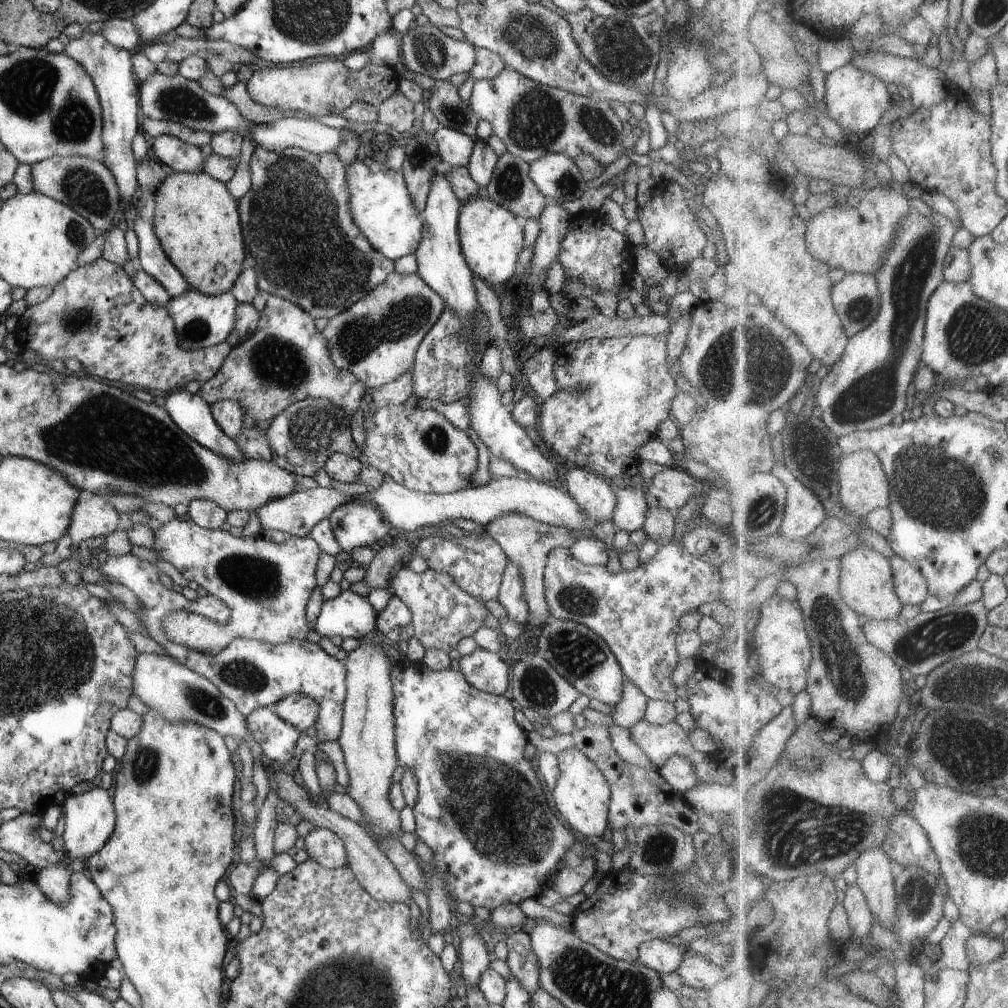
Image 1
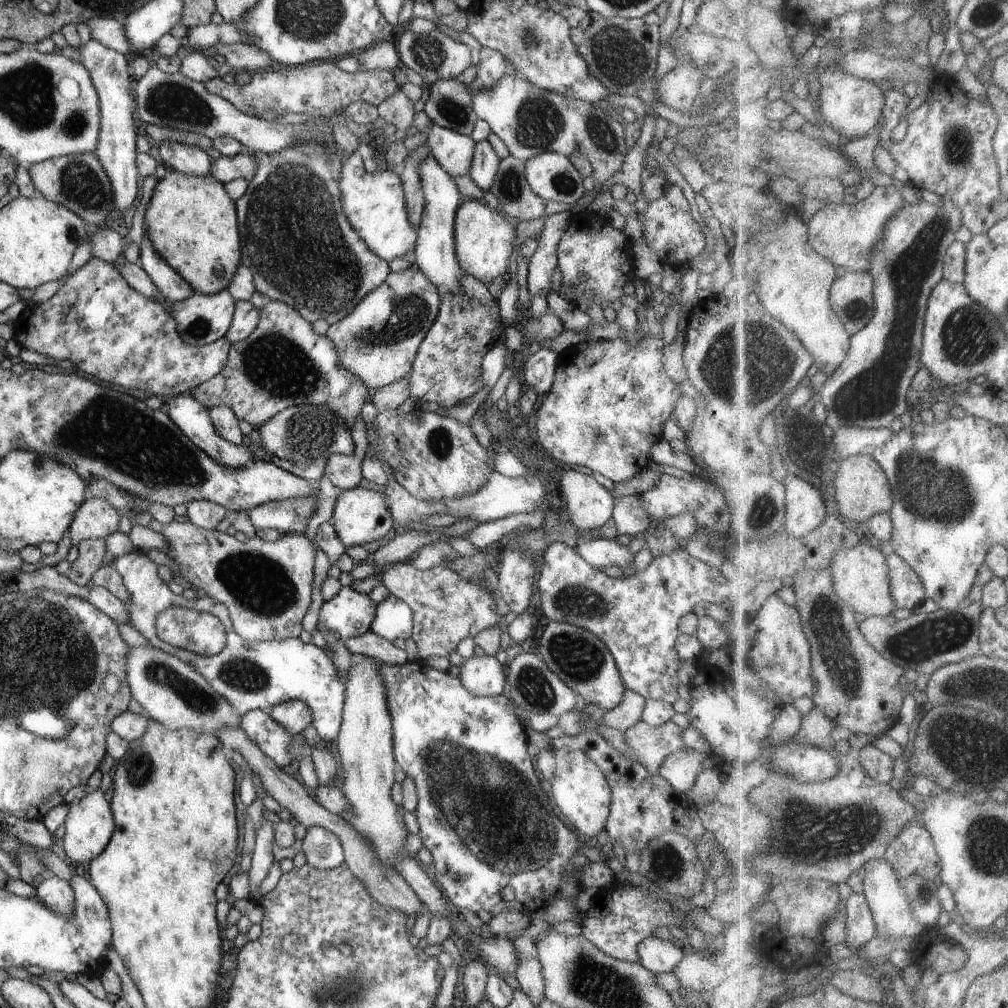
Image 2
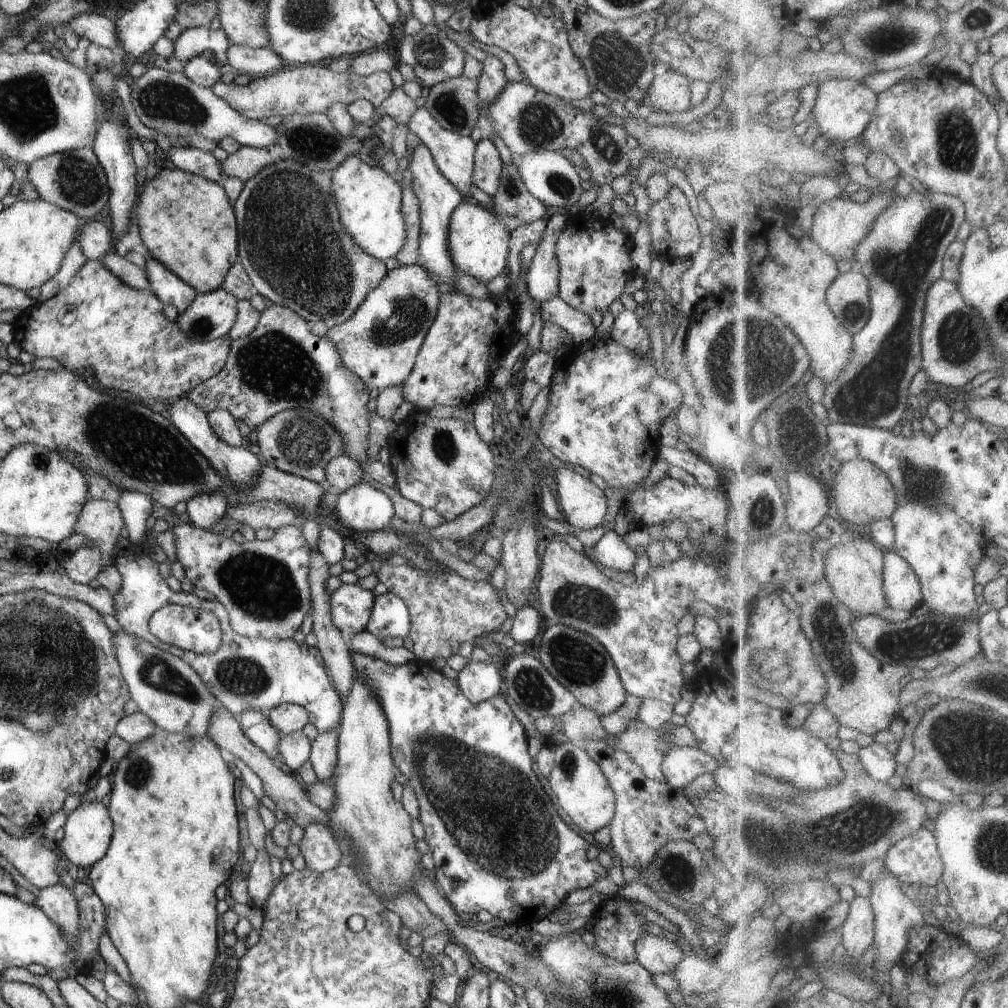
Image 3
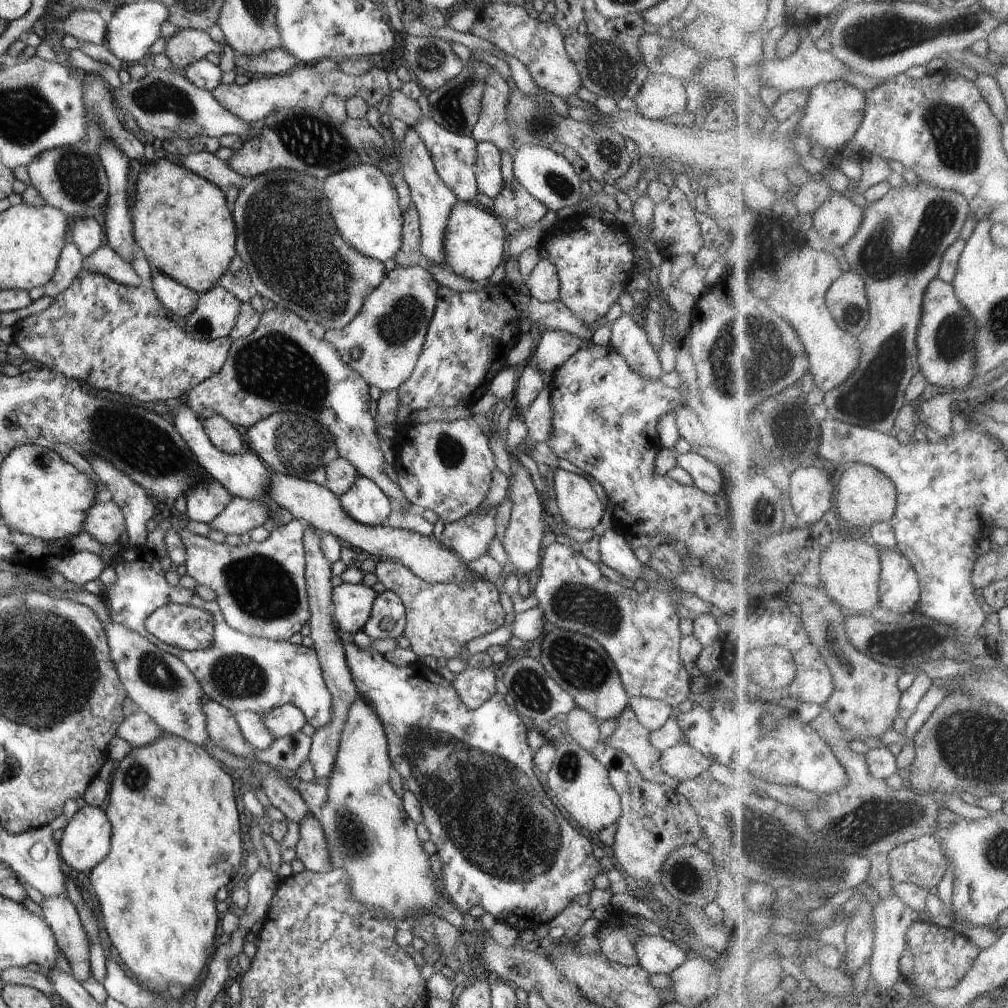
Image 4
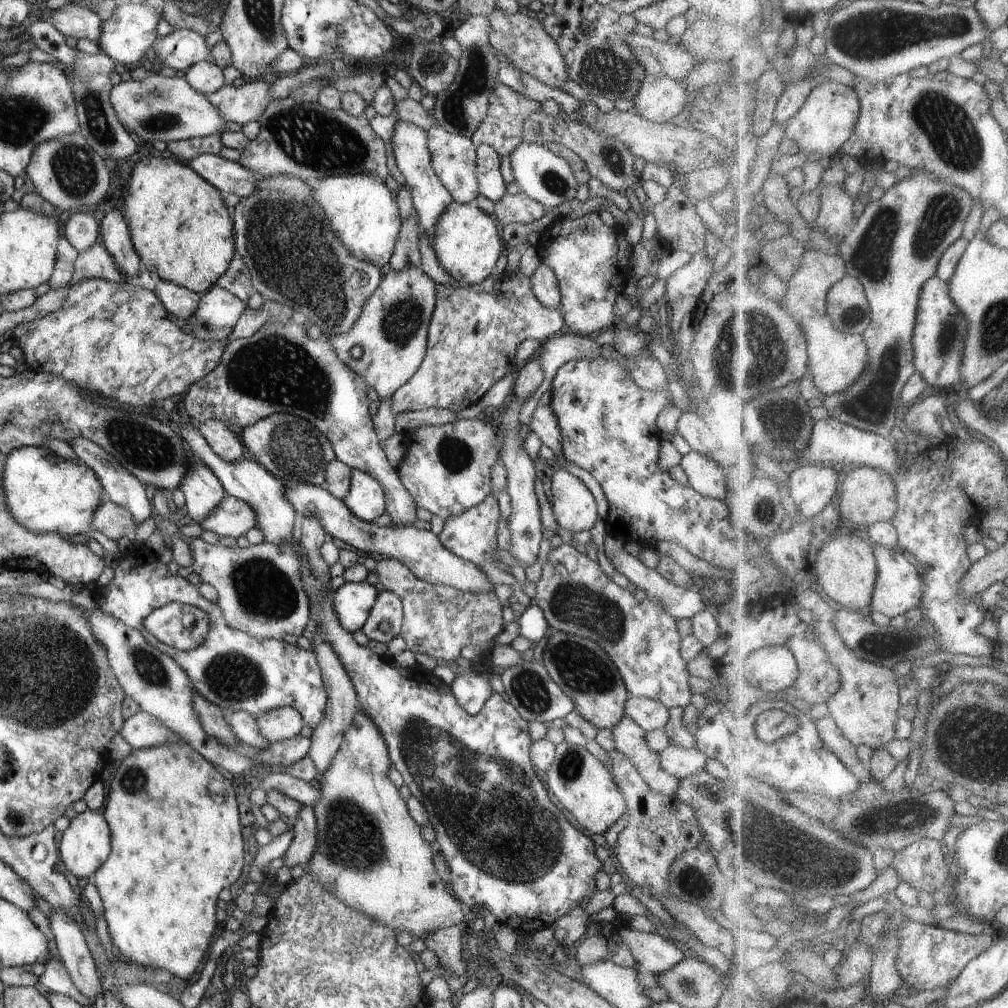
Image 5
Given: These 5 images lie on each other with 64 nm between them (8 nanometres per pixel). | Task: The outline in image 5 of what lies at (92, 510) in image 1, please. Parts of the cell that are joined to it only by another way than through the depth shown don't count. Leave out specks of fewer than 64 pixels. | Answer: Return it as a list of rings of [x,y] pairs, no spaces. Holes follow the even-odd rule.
[[[103,500],[92,514],[92,529],[102,532],[112,540],[120,540],[124,536],[133,538],[134,530],[138,528],[130,516],[130,512],[112,501]]]

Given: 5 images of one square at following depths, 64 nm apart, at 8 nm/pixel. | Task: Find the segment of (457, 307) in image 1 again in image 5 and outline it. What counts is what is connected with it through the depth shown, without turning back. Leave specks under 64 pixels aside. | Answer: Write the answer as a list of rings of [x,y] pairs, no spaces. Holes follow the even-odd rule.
[[[397,120],[394,124],[394,134],[391,138],[393,154],[396,159],[398,169],[406,179],[406,187],[410,190],[414,208],[419,216],[420,226],[424,234],[434,240],[436,238],[436,228],[444,212],[448,210],[448,204],[452,204],[450,192],[442,186],[442,182],[432,168],[431,154],[427,147],[428,134],[426,130],[410,124],[406,120]]]

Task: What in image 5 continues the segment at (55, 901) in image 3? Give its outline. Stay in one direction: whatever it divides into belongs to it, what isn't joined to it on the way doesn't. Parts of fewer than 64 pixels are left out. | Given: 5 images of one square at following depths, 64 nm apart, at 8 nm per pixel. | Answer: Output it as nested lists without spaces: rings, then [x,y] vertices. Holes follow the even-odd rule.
[[[53,908],[49,923],[54,934],[56,950],[68,971],[68,976],[94,1005],[97,997],[103,996],[104,990],[80,926],[60,908]]]

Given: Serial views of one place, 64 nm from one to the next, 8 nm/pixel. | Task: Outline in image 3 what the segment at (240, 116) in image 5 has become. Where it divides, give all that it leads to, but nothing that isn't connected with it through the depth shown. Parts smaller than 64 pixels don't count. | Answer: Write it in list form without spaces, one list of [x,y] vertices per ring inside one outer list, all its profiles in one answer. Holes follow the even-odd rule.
[[[323,63],[284,66],[272,73],[252,77],[246,85],[237,85],[234,82],[225,84],[222,81],[218,81],[211,89],[212,92],[216,93],[218,98],[222,98],[224,102],[227,102],[232,110],[240,112],[240,114],[246,118],[261,121],[264,120],[264,118],[268,118],[268,116],[280,116],[292,114],[292,112],[298,112],[298,114],[326,113],[326,110],[328,110],[334,102],[340,102],[340,104],[348,106],[348,104],[358,99],[367,100],[374,108],[378,108],[380,104],[392,94],[395,86],[392,83],[389,72],[386,71],[378,71],[369,75],[358,76],[357,74],[352,74],[350,71],[337,72],[330,70],[326,64]]]

